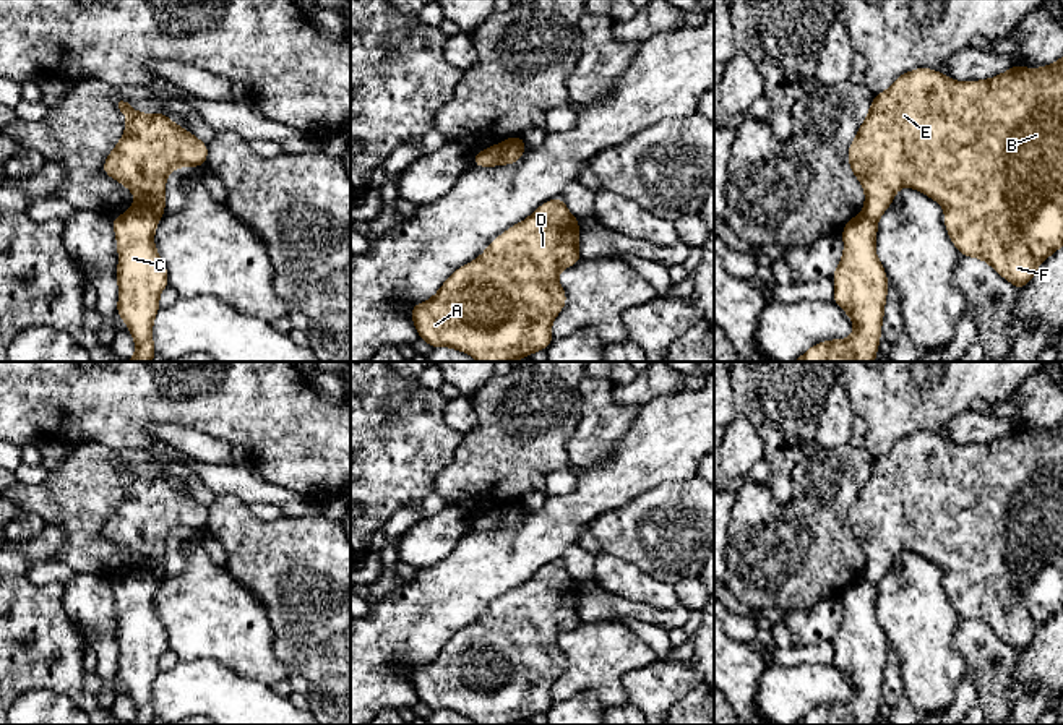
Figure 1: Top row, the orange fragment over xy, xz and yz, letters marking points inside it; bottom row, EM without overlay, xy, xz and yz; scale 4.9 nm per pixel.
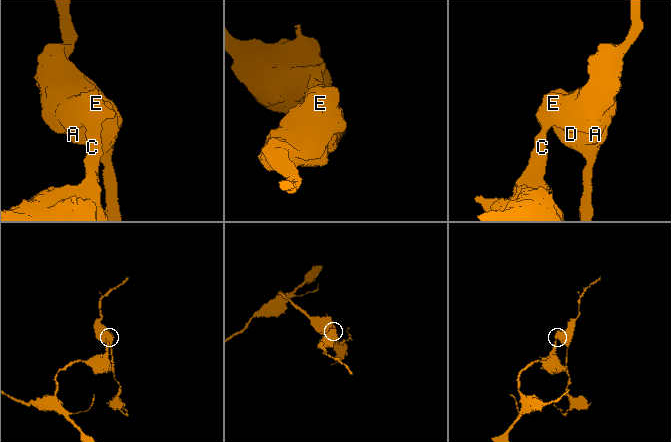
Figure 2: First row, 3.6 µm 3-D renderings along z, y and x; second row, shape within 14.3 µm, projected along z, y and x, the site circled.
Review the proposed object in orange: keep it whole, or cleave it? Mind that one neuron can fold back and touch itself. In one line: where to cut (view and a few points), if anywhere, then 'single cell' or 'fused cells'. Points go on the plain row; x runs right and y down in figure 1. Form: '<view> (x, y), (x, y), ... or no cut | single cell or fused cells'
xy (132, 573), (159, 581) | fused cells

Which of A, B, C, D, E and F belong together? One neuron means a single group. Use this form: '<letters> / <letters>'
A B D E F / C

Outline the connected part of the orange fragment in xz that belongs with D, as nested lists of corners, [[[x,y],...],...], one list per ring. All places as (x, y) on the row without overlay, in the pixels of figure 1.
[[[557,560],[513,587],[477,623],[453,634],[430,663],[411,670],[419,702],[432,712],[451,710],[479,725],[514,725],[545,714],[553,706],[550,689],[568,665],[557,639],[583,623],[579,586]]]

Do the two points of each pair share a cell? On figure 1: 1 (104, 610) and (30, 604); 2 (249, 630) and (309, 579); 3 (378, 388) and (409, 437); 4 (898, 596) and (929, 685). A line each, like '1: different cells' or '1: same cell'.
1: different cells
2: different cells
3: same cell
4: same cell

